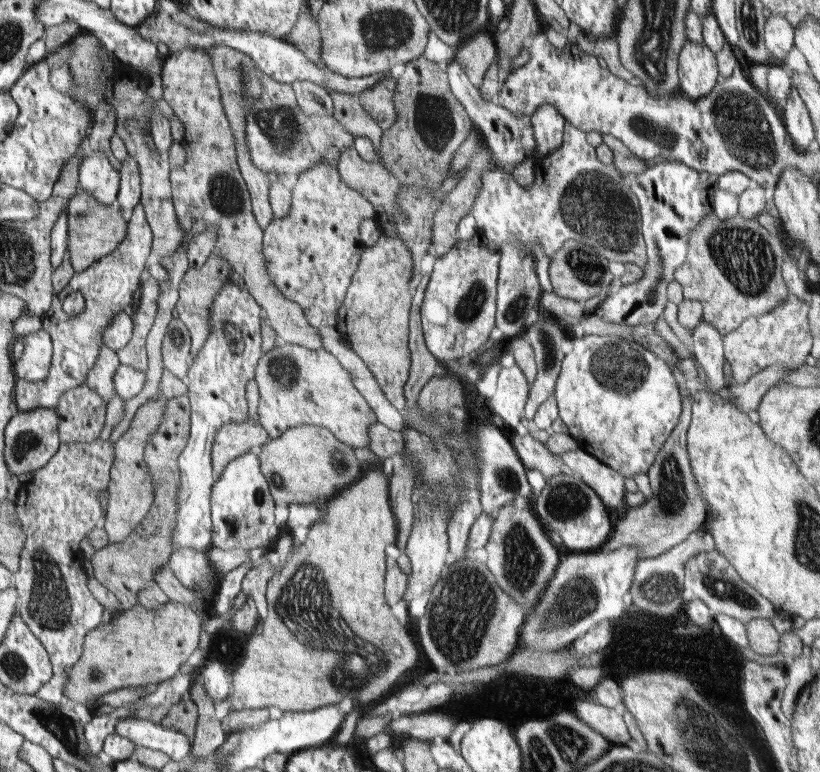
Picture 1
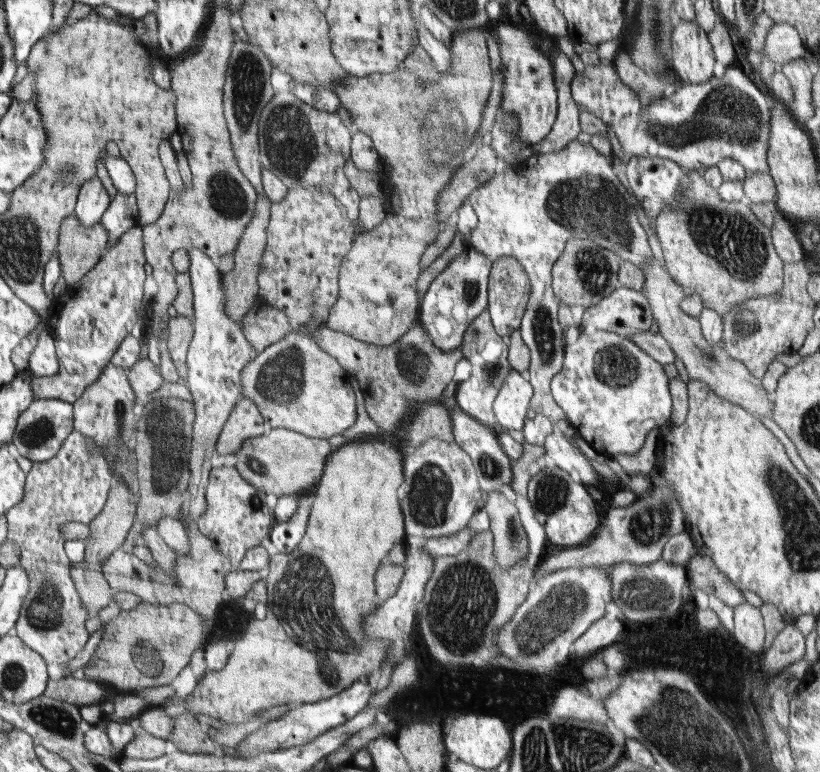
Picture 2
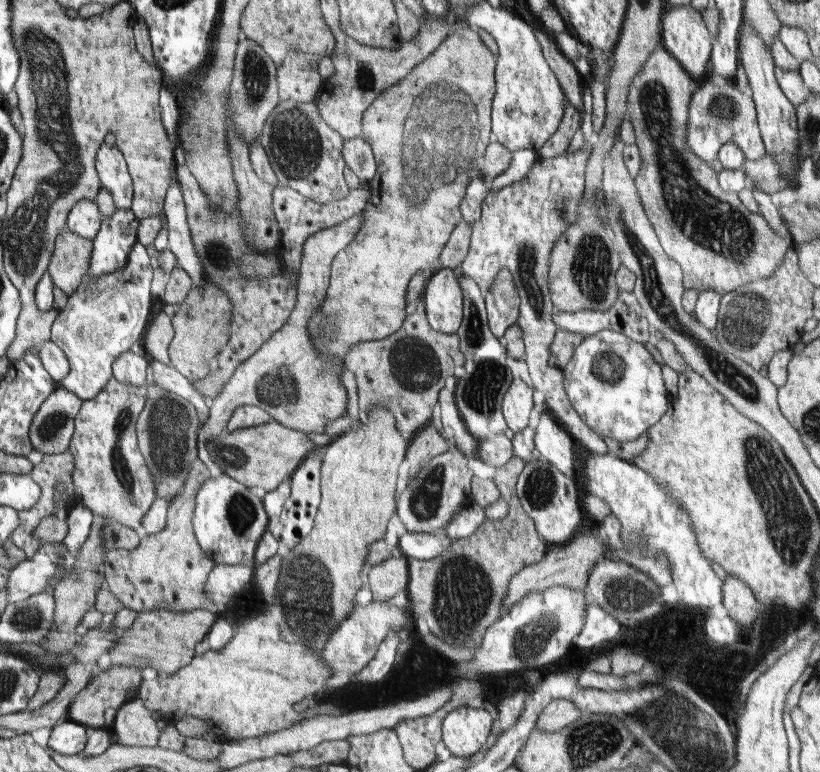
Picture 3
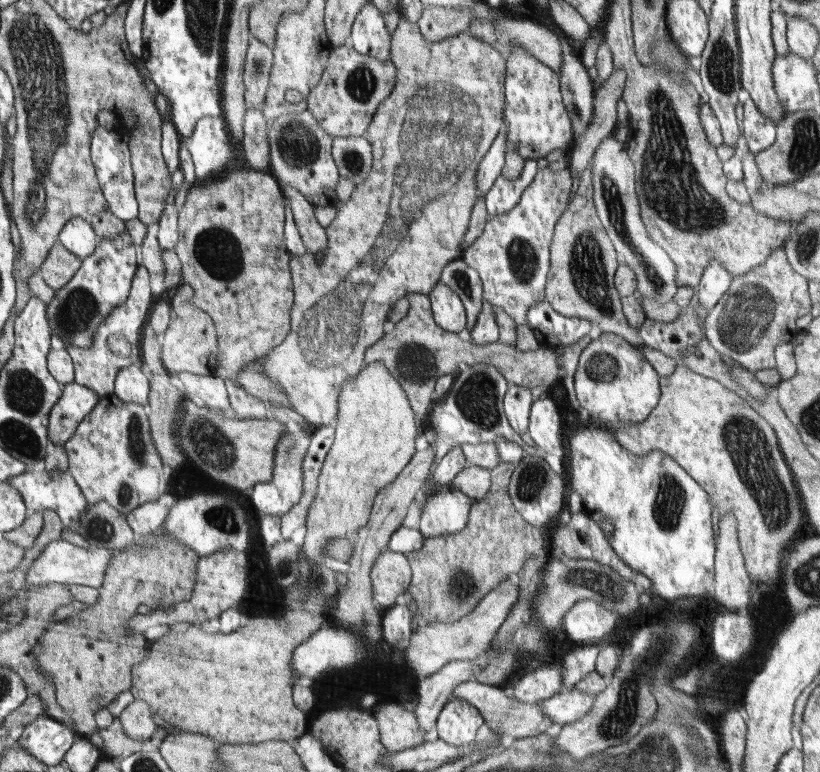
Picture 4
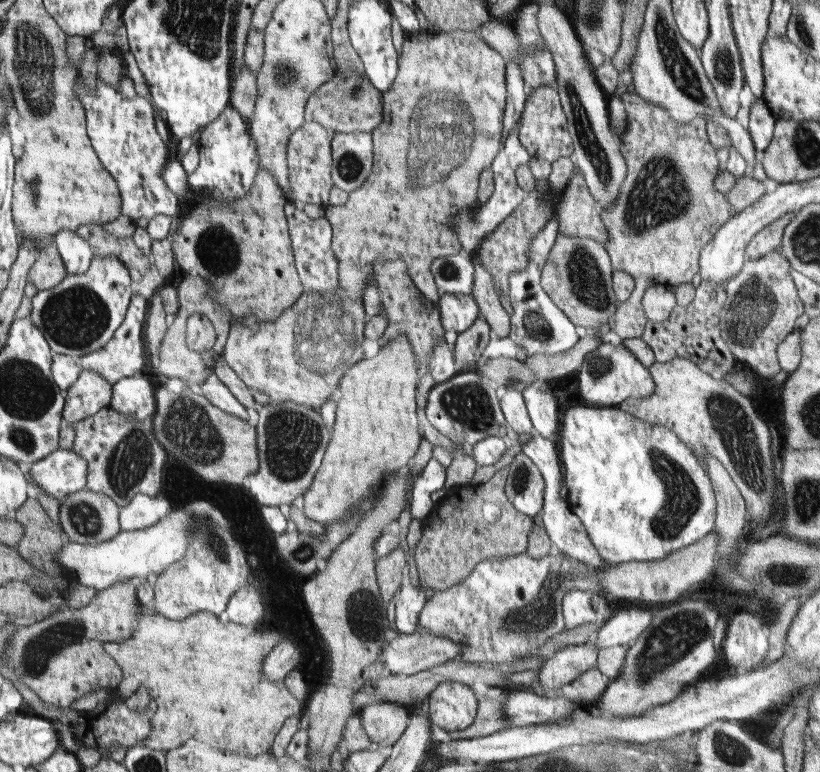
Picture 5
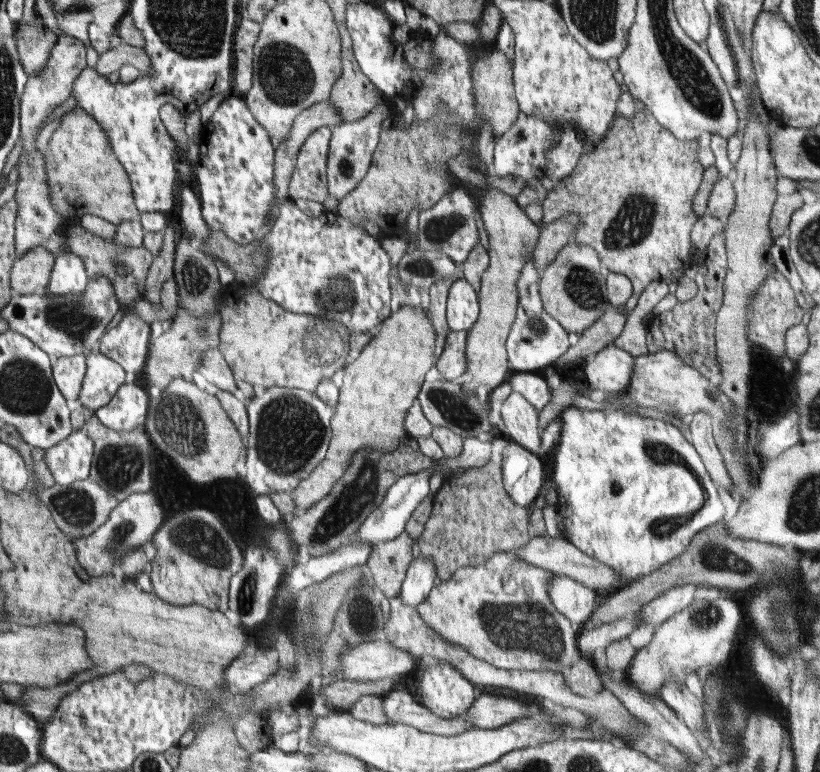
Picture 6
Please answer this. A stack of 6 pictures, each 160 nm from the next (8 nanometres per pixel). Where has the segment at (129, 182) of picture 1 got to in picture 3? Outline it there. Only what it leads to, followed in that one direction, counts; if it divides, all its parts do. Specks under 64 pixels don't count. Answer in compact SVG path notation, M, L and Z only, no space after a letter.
M116 208L112 214L104 216L101 227L92 240L94 242L94 252L91 254L90 269L86 276L96 277L110 274L126 266L128 255L137 242L138 225L139 218L131 210L126 210L125 208Z

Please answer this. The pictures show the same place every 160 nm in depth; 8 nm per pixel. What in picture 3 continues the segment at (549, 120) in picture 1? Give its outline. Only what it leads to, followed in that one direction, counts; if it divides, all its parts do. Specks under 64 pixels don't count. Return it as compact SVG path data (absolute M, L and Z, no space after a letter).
M487 1L472 6L464 21L470 28L486 30L497 42L495 64L496 94L492 101L491 132L508 151L538 151L559 129L567 107L567 96L550 65L533 28L504 8L492 8Z

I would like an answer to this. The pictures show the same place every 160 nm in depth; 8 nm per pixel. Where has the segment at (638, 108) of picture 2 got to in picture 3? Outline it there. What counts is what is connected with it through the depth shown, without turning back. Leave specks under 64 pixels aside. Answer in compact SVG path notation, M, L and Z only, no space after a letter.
M707 81L693 92L689 104L686 146L698 158L712 163L716 160L722 145L728 141L736 143L746 160L758 160L766 154L753 98L741 92L736 81L724 86L716 86L713 82Z

